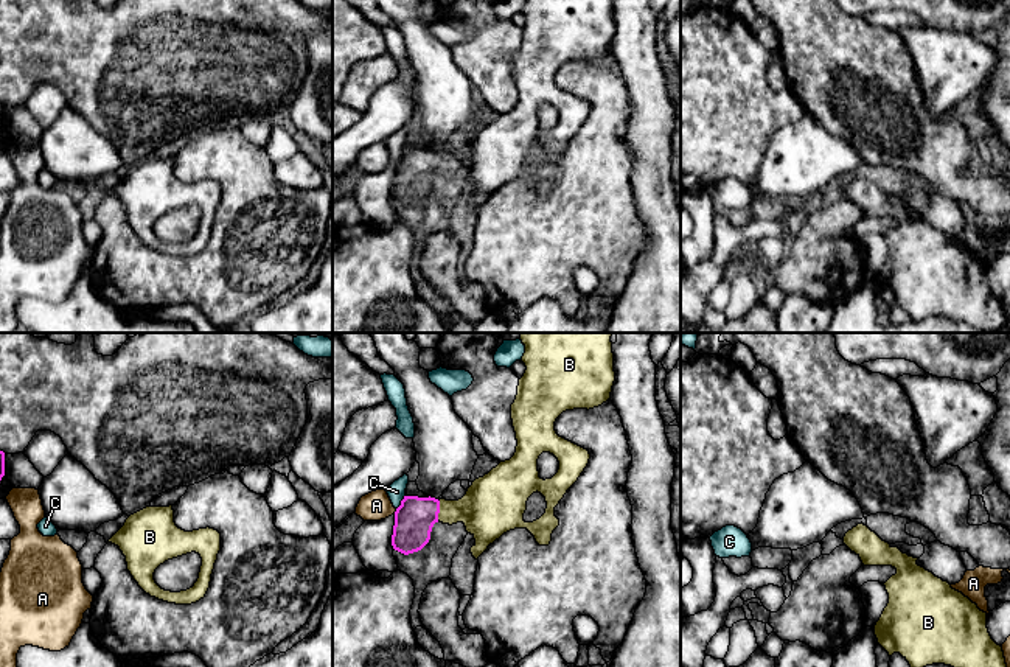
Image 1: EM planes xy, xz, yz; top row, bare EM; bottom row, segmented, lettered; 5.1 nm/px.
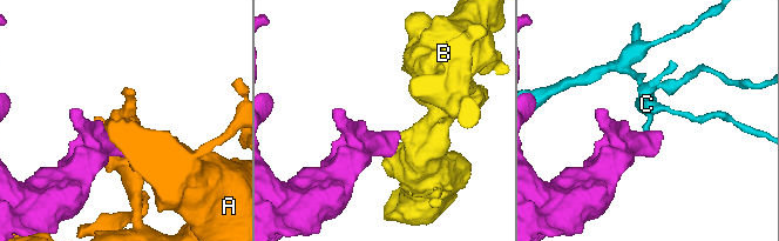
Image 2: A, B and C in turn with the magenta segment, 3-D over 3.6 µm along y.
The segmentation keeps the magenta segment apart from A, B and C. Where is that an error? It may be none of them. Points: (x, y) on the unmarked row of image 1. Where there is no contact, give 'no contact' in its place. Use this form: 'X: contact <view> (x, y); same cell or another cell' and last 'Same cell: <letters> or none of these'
A: contact xz (395, 164); another cell
B: contact xz (438, 162); same cell
C: contact xz (401, 154); another cell
Same cell: B

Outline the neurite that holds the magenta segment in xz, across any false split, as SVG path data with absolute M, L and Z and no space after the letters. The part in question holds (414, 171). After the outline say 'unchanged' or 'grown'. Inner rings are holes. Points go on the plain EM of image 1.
M525 0L521 11L527 22L519 31L517 47L511 56L511 72L516 84L516 104L510 112L500 113L483 129L479 129L458 152L435 149L404 148L395 163L392 197L395 202L409 207L421 202L430 191L435 174L463 174L466 183L475 191L471 205L475 211L499 191L503 185L514 180L527 180L539 197L549 197L553 182L559 177L555 159L567 141L578 132L589 115L587 101L559 89L555 82L556 70L573 61L594 61L611 50L615 33L612 0ZM542 104L553 106L559 113L559 121L552 131L541 131L538 110ZM533 145L545 149L545 165L525 174L524 165L527 152Z; grown

